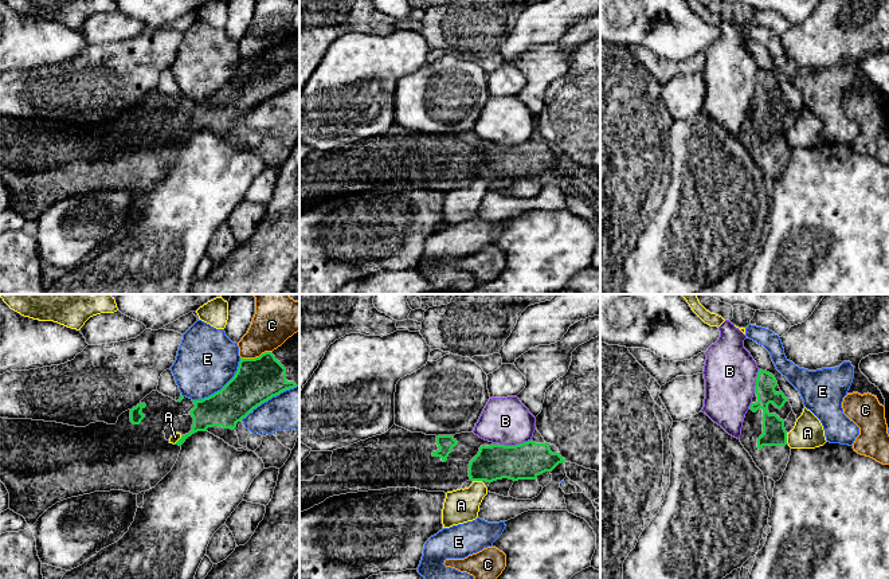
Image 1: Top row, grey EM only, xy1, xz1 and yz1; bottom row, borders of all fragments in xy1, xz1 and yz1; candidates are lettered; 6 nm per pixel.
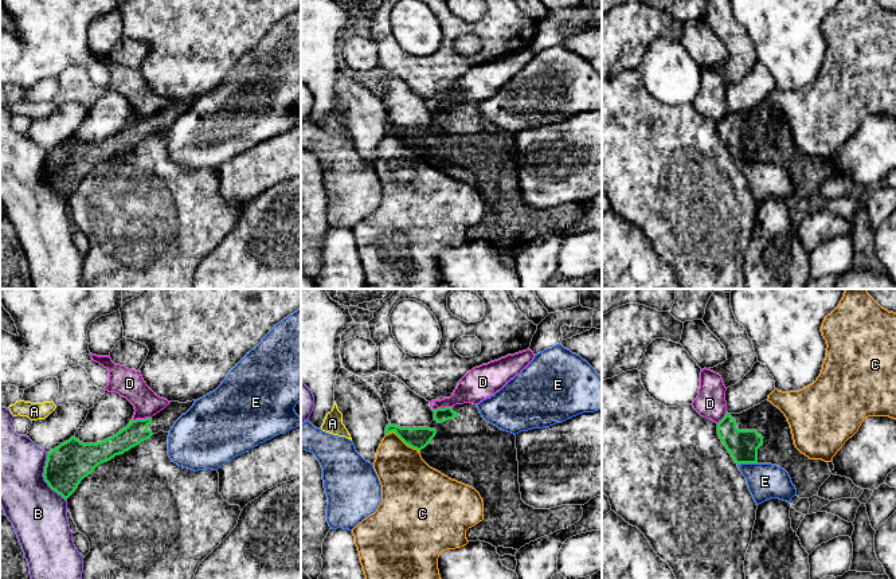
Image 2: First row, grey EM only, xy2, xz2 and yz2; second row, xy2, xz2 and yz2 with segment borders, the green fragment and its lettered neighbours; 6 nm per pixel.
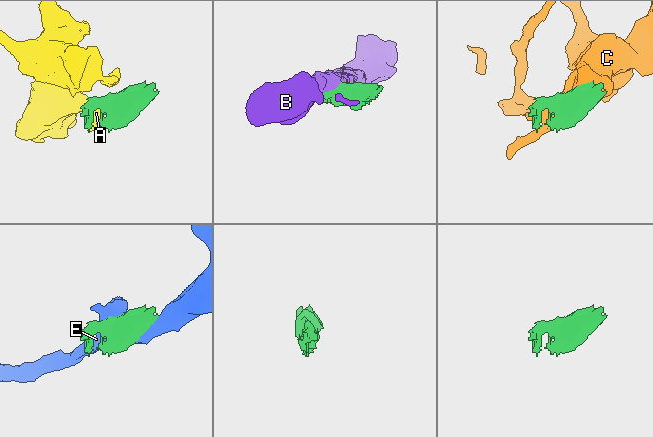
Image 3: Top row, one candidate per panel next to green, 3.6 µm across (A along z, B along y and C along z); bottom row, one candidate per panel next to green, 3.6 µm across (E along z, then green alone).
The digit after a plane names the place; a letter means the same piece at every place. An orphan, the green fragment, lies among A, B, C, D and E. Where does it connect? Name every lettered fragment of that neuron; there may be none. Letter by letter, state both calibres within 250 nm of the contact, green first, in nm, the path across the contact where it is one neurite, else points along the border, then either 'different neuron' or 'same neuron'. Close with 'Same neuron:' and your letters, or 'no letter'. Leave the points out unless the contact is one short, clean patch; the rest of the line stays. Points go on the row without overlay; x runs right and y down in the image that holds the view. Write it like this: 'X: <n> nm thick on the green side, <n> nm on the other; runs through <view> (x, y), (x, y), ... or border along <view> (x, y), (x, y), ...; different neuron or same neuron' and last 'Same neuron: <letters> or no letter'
A: 140 nm thick on the green side, 190 nm on the other; border along yz1 (786, 132), (788, 143); different neuron
B: 240 nm thick on the green side, 440 nm on the other; different neuron
C: 130 nm thick on the green side, 320 nm on the other; different neuron
D: 140 nm thick on the green side, 170 nm on the other; border along xy2 (151, 116), (132, 120); different neuron
E: 260 nm thick on the green side, 360 nm on the other; different neuron
Same neuron: no letter

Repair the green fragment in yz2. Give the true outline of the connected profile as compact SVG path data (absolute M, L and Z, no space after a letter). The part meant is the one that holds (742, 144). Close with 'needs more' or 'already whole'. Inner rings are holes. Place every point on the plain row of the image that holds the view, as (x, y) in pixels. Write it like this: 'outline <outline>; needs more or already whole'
outline M768 99L740 113L727 112L717 122L717 133L735 163L771 163L785 168L799 197L818 195L819 185L832 173L827 161L810 159L795 146L787 117Z; needs more

